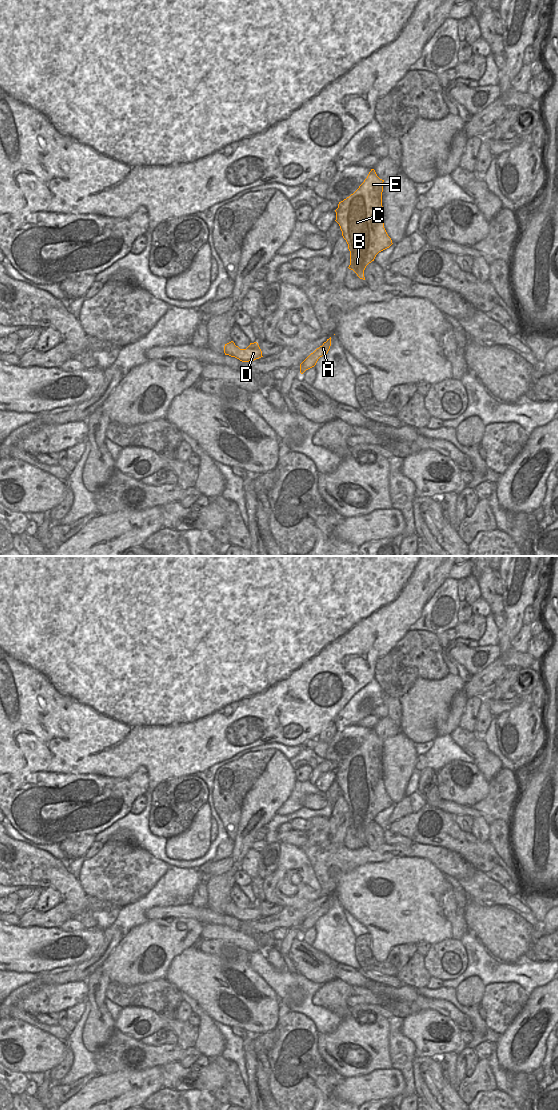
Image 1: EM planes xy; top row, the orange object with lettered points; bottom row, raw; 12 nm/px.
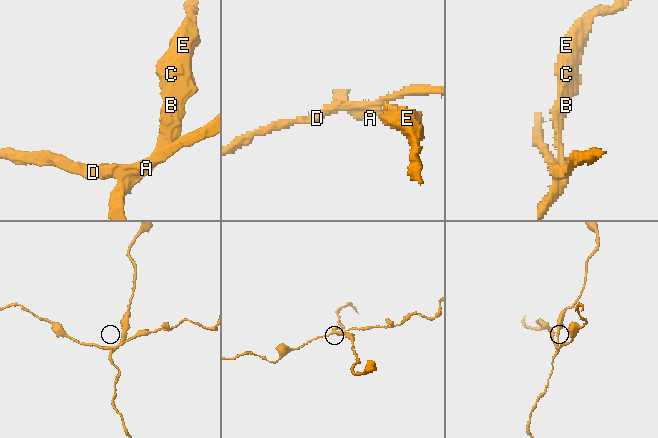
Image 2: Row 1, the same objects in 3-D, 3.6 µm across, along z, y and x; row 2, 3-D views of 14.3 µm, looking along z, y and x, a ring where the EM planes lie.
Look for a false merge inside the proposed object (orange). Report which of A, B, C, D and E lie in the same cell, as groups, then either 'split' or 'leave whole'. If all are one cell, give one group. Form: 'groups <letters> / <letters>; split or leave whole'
groups A B C E / D; split

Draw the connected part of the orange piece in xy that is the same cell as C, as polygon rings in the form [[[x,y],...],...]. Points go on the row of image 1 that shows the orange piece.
[[[371,169],[367,178],[349,197],[339,202],[336,212],[336,222],[342,231],[342,236],[350,251],[349,269],[353,270],[360,279],[365,280],[364,270],[374,261],[376,255],[389,248],[393,243],[388,236],[383,222],[382,192],[383,182],[375,170]]]

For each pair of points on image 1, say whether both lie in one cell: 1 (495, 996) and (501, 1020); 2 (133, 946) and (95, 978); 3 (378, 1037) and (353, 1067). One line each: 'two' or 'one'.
1: one
2: two
3: one

